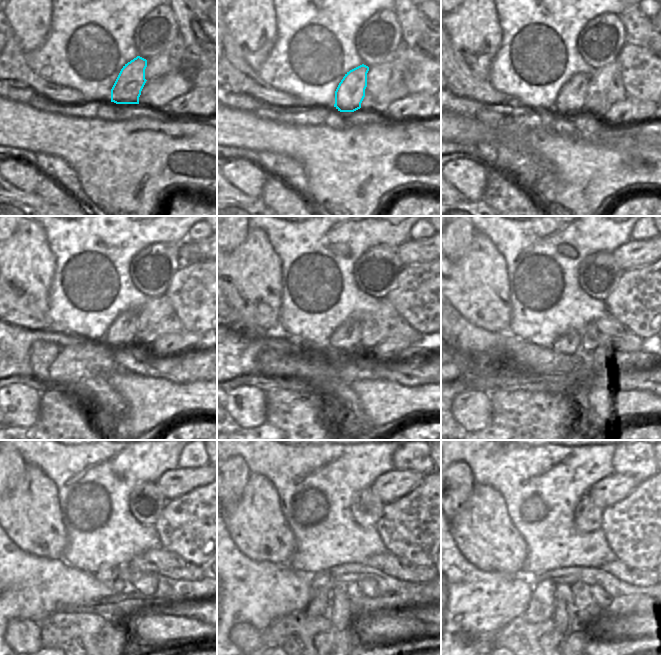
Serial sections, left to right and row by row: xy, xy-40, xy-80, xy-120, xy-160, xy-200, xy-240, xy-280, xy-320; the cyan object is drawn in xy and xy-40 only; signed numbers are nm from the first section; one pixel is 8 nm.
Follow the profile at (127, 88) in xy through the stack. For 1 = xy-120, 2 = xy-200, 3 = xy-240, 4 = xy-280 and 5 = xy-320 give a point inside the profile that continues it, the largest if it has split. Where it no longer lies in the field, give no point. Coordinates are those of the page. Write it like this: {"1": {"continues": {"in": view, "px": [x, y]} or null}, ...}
{"1": {"continues": {"in": "xy-120", "px": [122, 331]}}, "2": {"continues": {"in": "xy-200", "px": [570, 343]}}, "3": {"continues": {"in": "xy-240", "px": [116, 576]}}, "4": {"continues": {"in": "xy-280", "px": [322, 583]}}, "5": {"continues": {"in": "xy-320", "px": [541, 607]}}}

